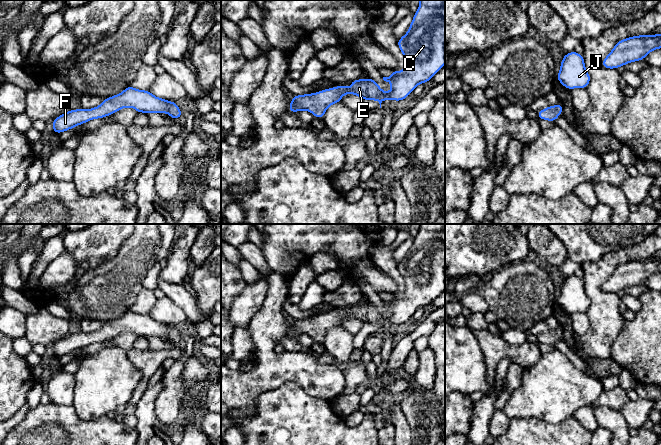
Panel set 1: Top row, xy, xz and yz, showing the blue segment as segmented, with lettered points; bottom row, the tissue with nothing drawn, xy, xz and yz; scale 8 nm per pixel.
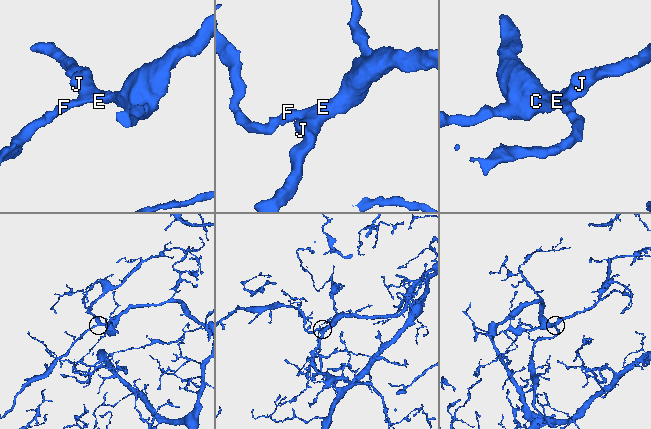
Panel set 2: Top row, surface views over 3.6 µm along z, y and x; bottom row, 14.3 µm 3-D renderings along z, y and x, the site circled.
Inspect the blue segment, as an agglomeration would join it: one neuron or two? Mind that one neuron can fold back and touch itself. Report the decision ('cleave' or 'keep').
keep

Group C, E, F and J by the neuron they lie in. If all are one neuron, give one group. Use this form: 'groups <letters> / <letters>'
groups C E F J

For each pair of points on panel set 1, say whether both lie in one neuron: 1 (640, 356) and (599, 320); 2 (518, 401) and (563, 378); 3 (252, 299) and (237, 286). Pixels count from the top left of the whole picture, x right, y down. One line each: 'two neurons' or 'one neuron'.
1: two neurons
2: one neuron
3: two neurons

